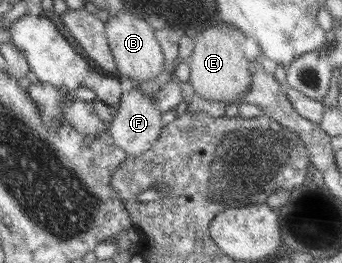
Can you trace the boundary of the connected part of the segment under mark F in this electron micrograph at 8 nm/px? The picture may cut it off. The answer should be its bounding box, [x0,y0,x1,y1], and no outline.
[107,84,162,156]

